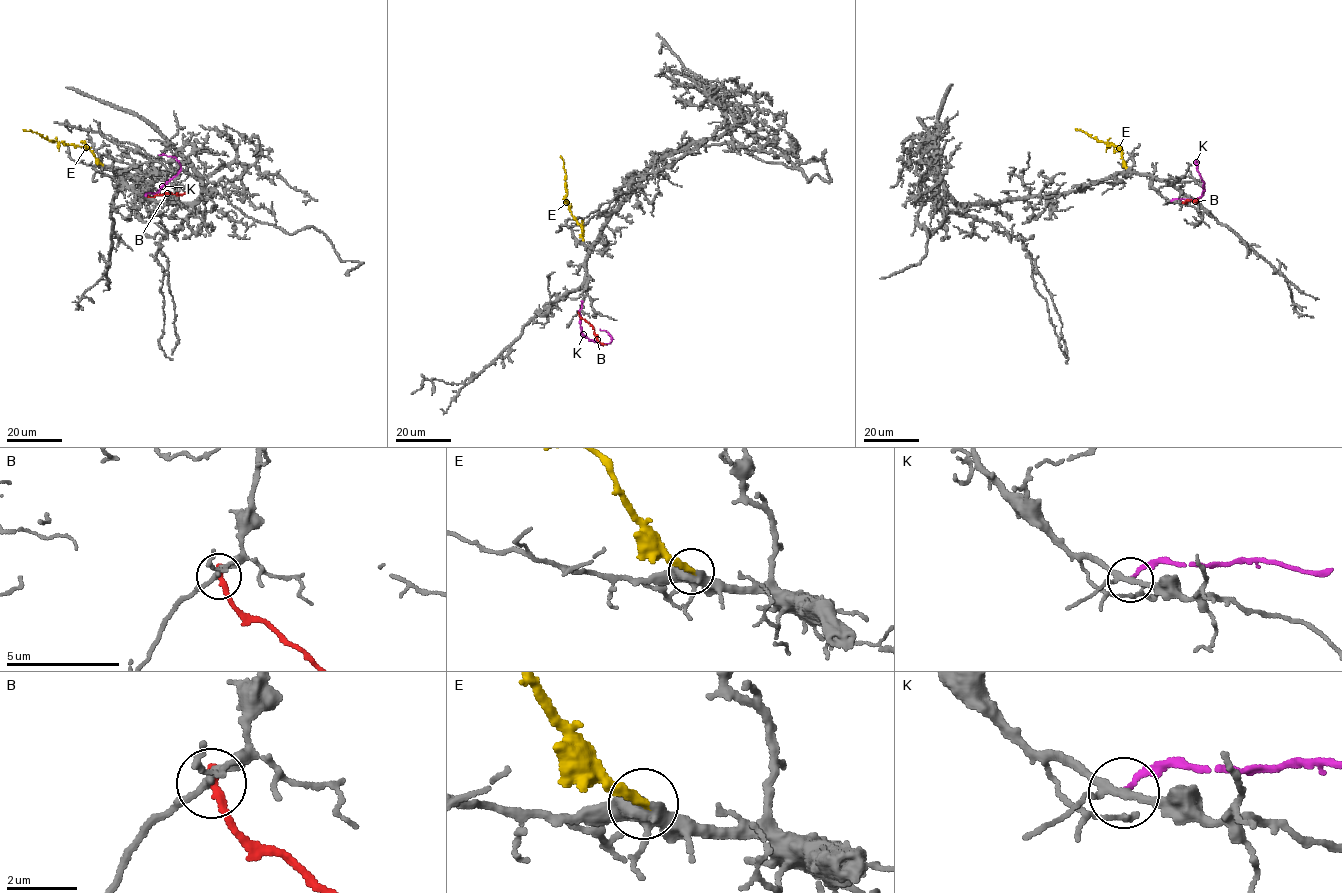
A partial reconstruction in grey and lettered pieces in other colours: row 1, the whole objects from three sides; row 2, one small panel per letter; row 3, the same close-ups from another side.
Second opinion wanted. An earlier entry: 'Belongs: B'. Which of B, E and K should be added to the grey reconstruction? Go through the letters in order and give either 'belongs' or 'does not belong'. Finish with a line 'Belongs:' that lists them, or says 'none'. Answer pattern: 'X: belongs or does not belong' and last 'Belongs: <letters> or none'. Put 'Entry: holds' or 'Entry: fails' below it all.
B: does not belong
E: belongs
K: does not belong
Belongs: E
Entry: fails

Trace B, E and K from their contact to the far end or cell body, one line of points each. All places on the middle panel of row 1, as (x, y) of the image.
B: (578, 314), (593, 328), (599, 341), (605, 344)
E: (582, 240), (583, 231), (565, 199), (565, 177), (560, 155)
K: (582, 301), (579, 312), (582, 332), (601, 344), (612, 341), (605, 331), (599, 329)

